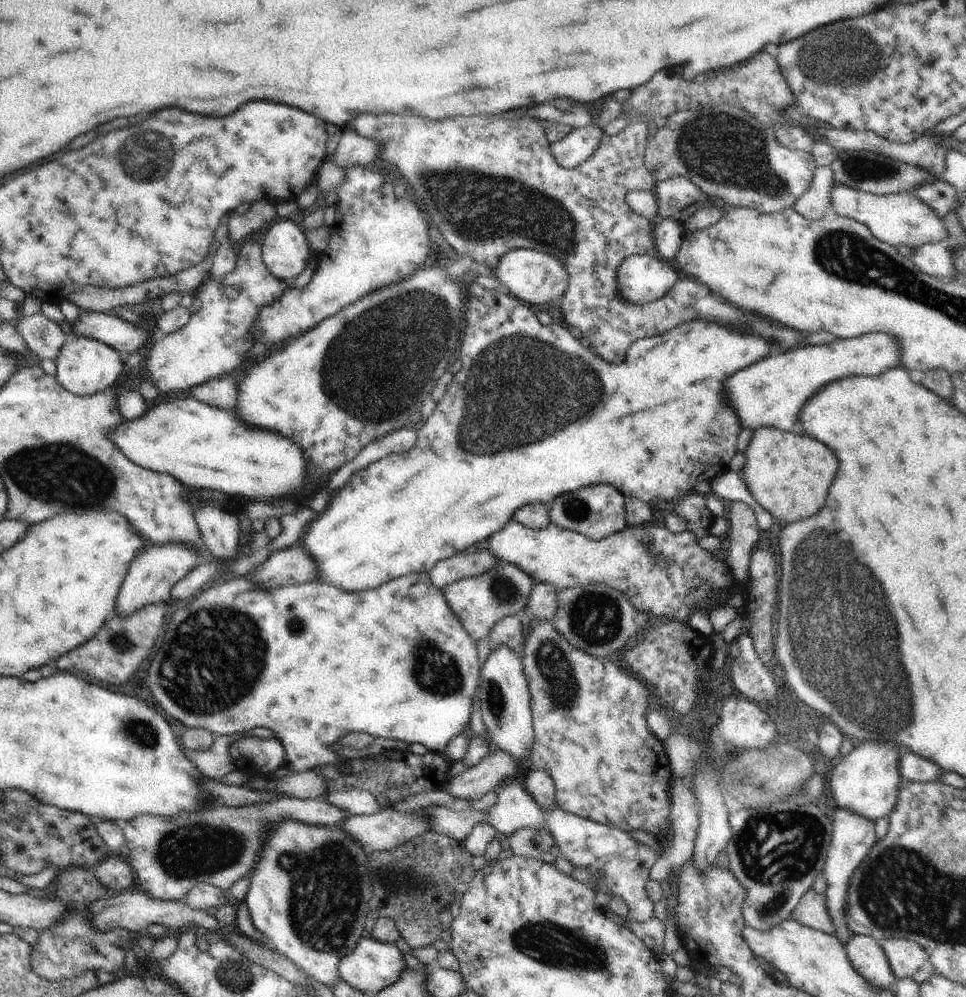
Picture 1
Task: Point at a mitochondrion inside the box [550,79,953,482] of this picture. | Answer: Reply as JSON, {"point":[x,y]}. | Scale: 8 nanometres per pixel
{"point":[722,150]}

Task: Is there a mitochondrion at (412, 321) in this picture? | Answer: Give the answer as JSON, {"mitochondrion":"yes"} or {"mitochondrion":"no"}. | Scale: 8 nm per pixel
{"mitochondrion":"yes"}

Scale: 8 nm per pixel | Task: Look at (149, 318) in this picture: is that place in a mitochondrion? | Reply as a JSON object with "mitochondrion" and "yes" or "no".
{"mitochondrion":"no"}

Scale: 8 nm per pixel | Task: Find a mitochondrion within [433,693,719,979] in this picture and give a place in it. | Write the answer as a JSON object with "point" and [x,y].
{"point":[554,945]}

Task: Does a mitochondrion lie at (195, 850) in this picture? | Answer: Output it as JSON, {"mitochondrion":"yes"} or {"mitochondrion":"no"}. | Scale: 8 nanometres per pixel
{"mitochondrion":"yes"}

